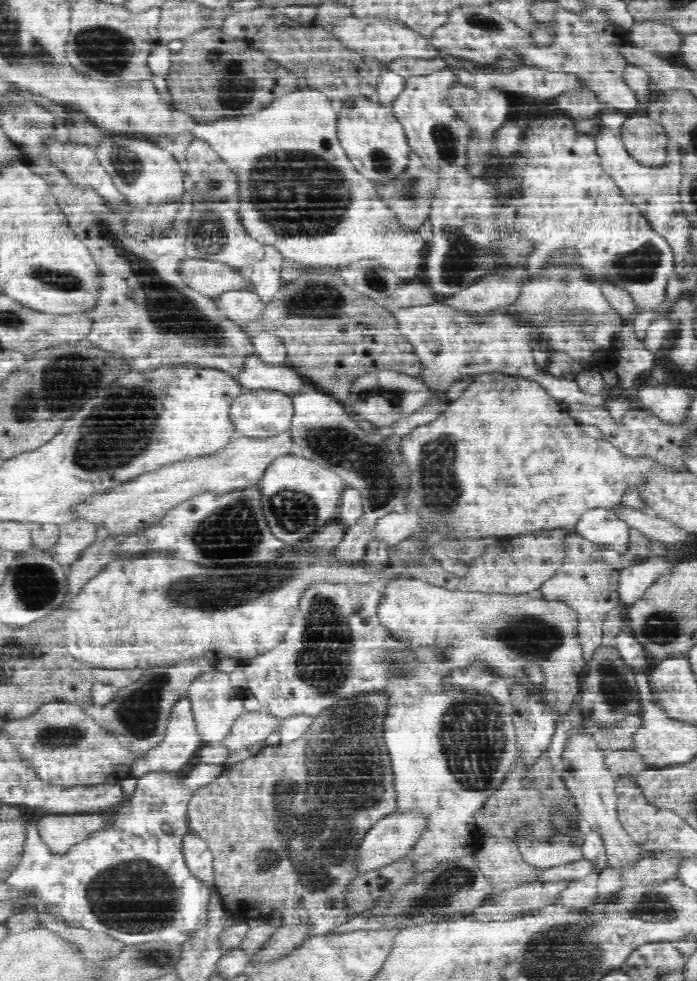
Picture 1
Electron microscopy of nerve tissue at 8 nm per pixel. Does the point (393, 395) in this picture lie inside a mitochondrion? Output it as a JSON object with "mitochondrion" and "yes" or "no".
{"mitochondrion":"yes"}

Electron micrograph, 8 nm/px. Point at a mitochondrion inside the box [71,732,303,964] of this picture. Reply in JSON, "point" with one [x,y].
{"point":[136,896]}

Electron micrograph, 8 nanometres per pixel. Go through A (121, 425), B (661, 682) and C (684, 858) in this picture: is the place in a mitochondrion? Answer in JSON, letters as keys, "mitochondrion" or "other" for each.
{"A":"mitochondrion","B":"other","C":"other"}

